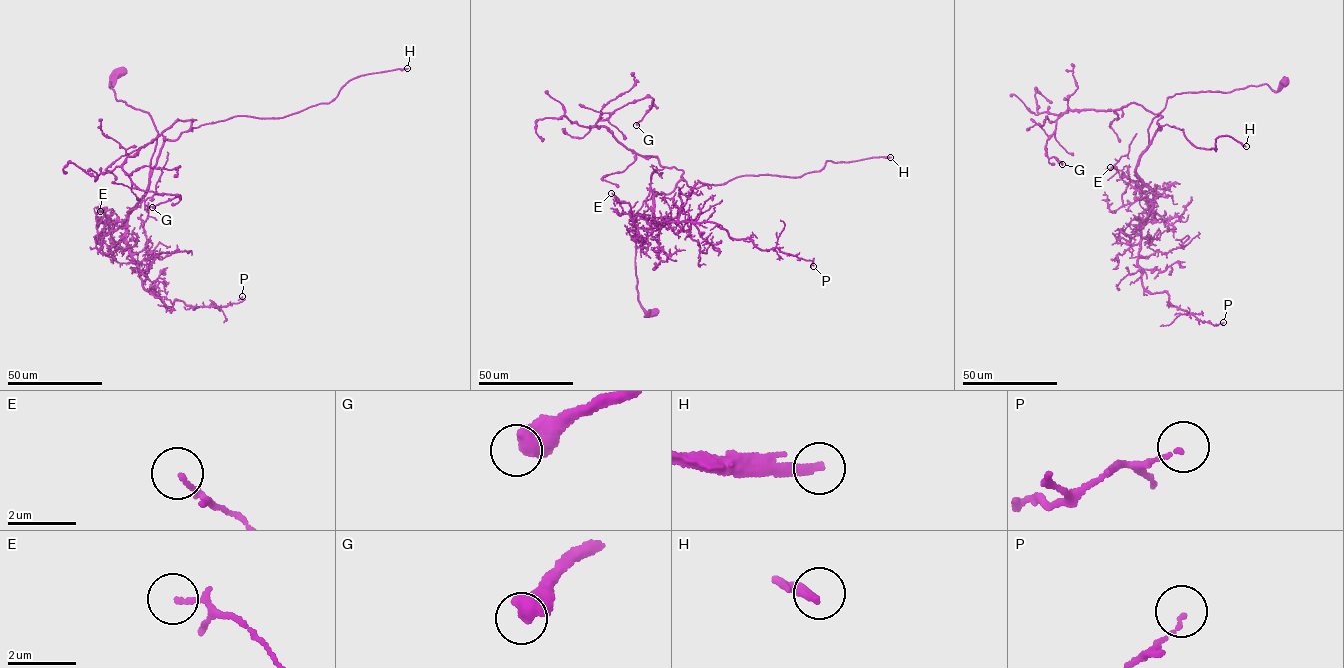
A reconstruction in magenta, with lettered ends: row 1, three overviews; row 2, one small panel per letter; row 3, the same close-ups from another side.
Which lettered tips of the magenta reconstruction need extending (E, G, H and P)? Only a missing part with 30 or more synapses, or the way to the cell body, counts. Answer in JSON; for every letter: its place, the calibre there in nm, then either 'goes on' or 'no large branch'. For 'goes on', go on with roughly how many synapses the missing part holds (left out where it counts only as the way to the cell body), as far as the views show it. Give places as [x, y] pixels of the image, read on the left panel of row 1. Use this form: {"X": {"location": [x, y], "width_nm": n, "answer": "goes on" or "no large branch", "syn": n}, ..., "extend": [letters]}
{"E": {"location": [100, 211], "width_nm": 140, "answer": "no large branch"}, "G": {"location": [152, 207], "width_nm": 600, "answer": "no large branch"}, "H": {"location": [407, 68], "width_nm": 260, "answer": "goes on", "syn": 250}, "P": {"location": [242, 296], "width_nm": 90, "answer": "no large branch"}, "extend": ["H"]}

